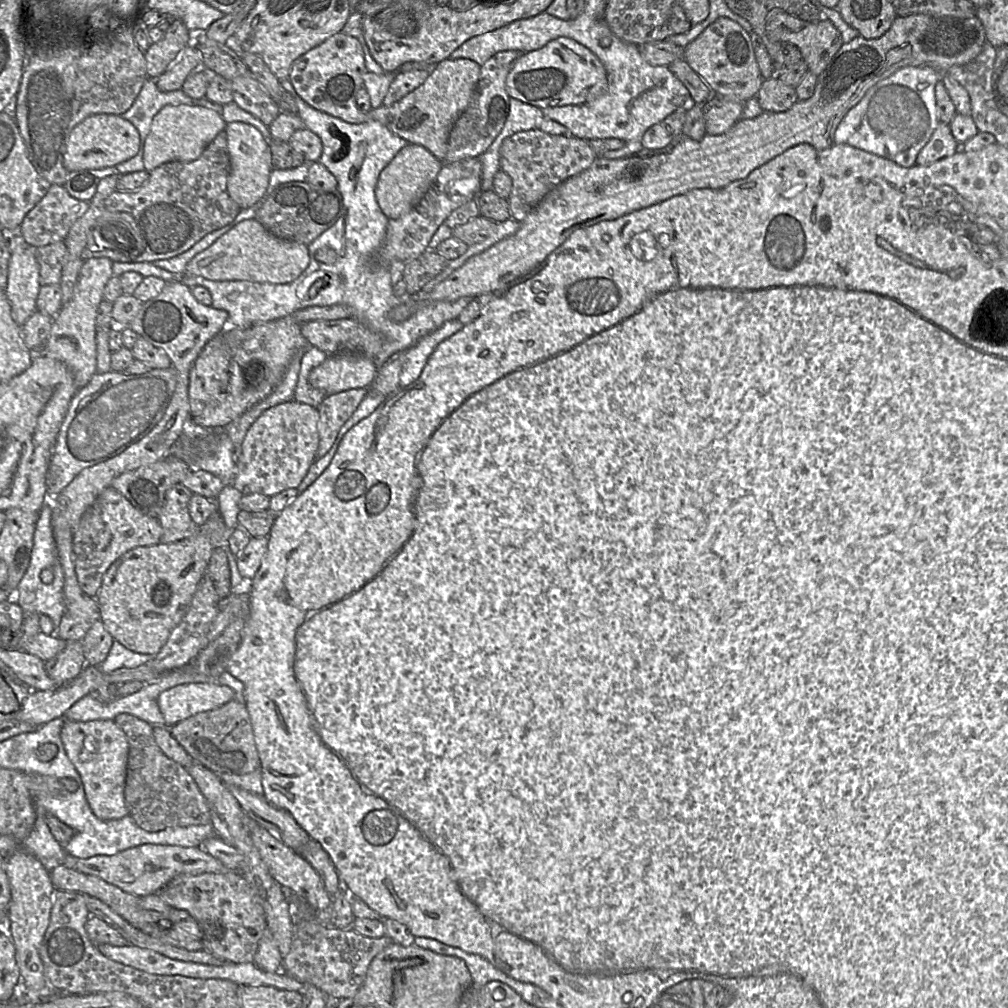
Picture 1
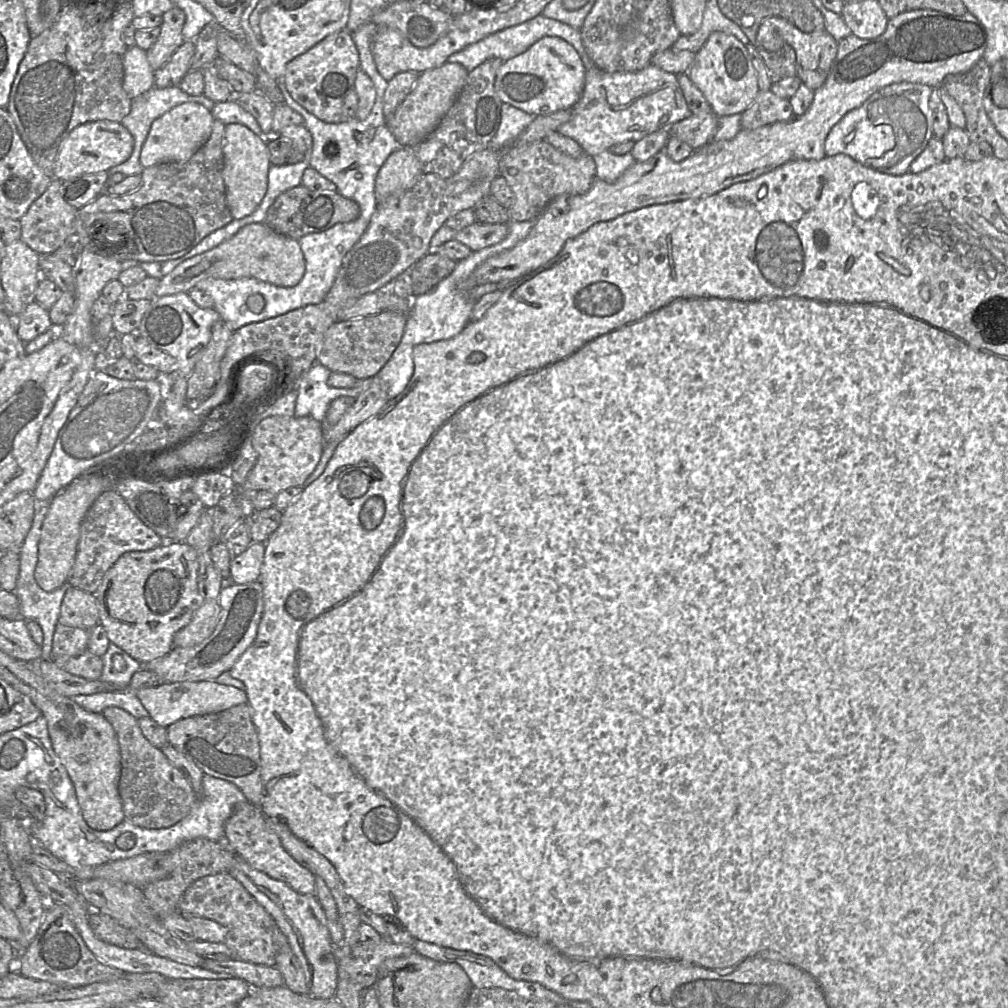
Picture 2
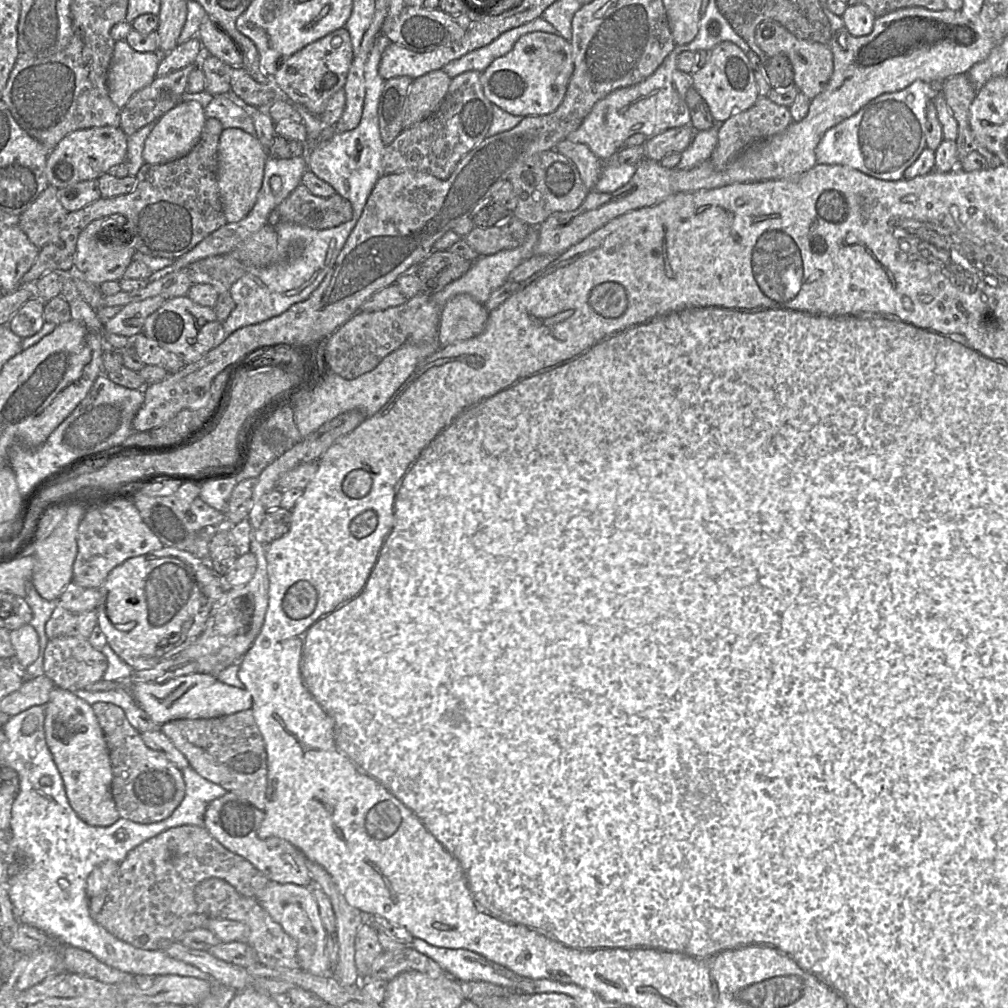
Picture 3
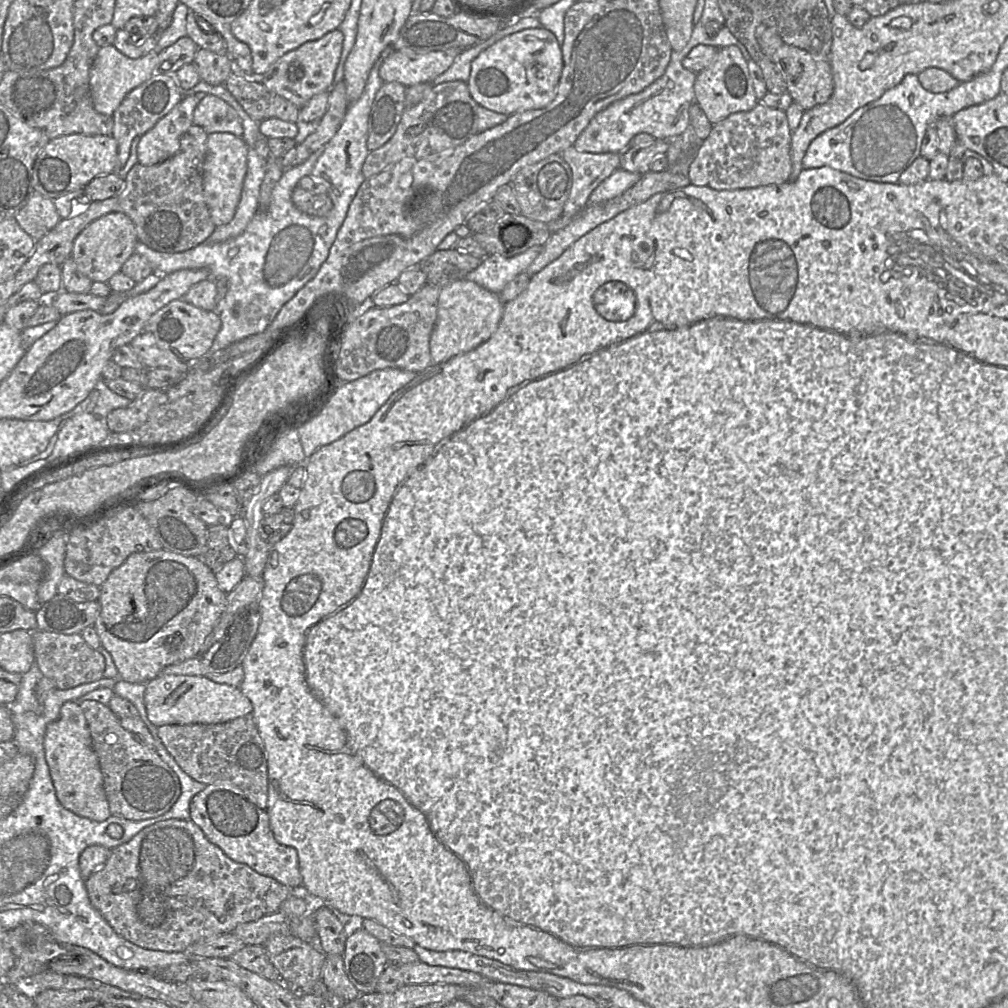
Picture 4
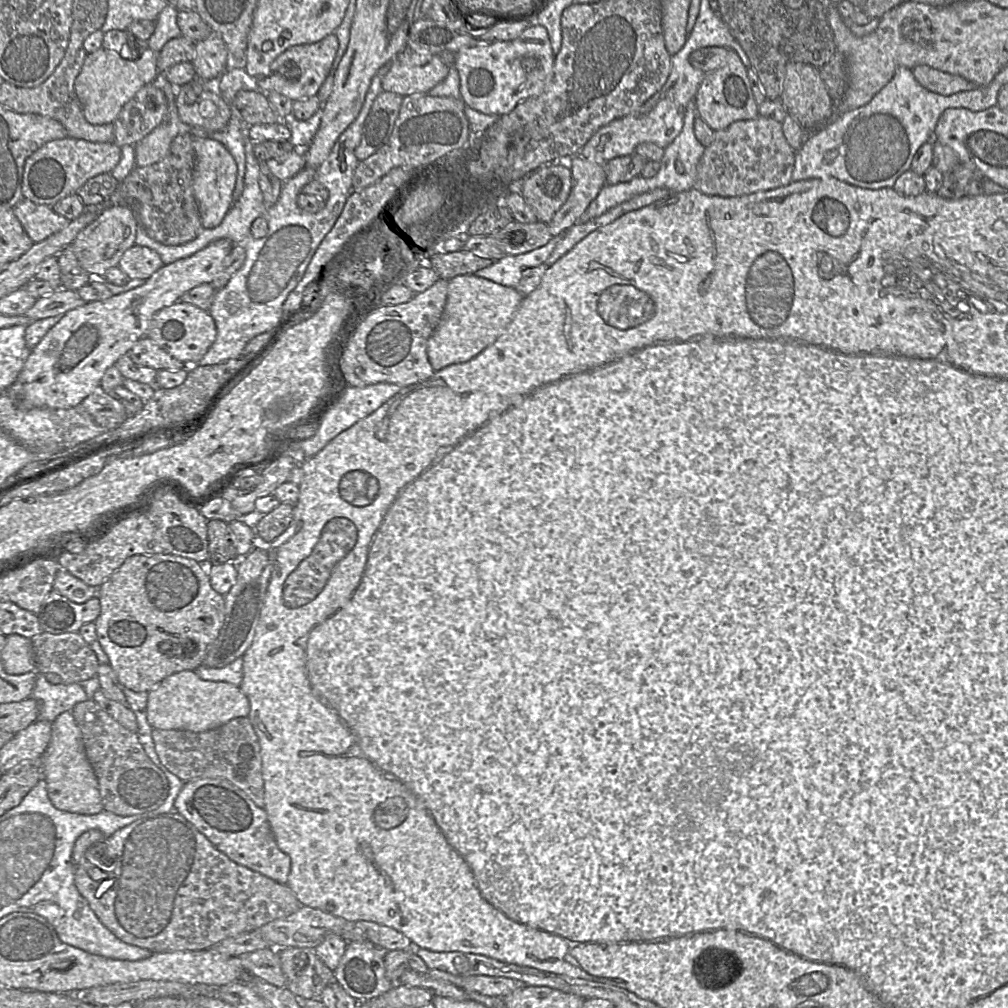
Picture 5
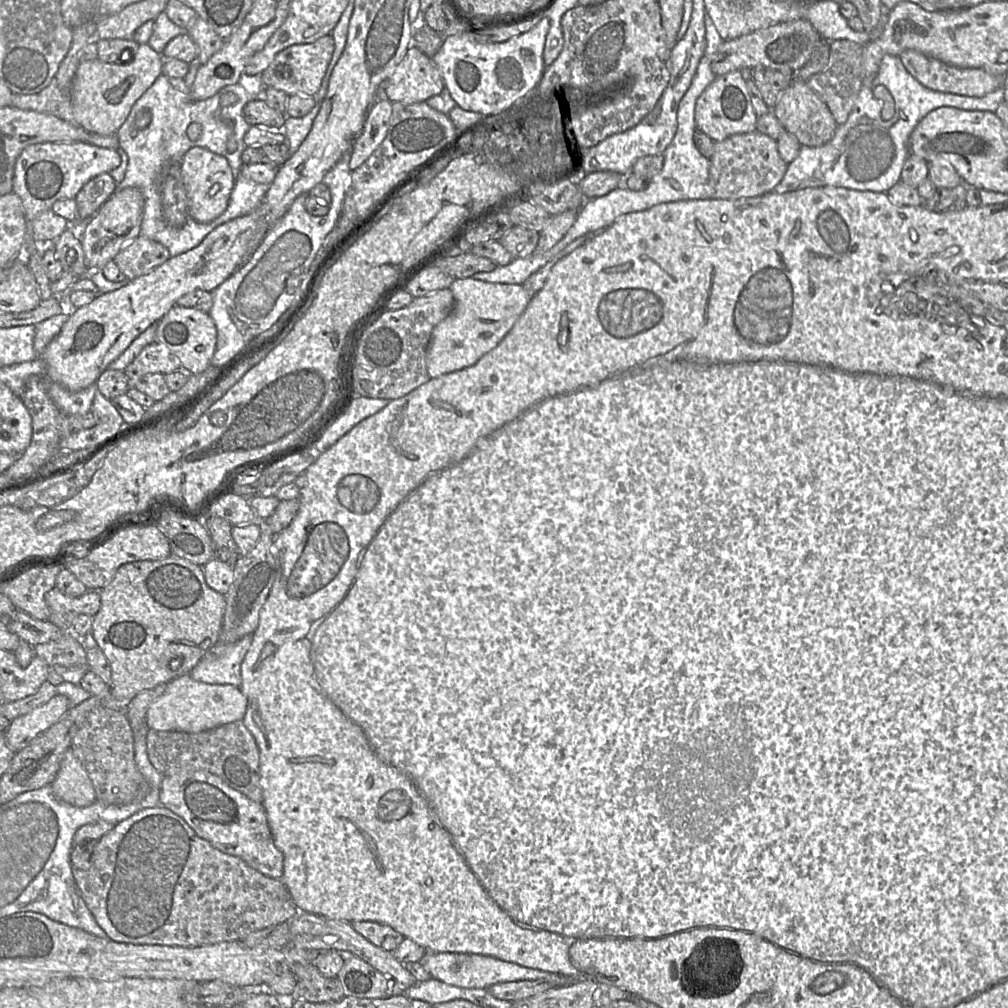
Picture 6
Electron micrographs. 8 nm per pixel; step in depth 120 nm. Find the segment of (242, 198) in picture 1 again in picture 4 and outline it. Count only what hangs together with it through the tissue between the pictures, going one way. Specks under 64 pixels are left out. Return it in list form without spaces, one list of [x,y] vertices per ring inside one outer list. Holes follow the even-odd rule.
[[[228,132],[208,135],[203,166],[203,190],[211,219],[216,227],[228,224],[235,215],[247,172],[248,151],[249,147],[242,137]]]

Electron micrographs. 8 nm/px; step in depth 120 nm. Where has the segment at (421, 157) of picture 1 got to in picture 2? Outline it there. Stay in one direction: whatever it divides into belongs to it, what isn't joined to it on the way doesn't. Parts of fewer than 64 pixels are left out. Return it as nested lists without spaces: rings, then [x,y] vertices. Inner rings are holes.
[[[399,147],[384,162],[375,180],[377,202],[411,188],[424,174],[413,147]]]

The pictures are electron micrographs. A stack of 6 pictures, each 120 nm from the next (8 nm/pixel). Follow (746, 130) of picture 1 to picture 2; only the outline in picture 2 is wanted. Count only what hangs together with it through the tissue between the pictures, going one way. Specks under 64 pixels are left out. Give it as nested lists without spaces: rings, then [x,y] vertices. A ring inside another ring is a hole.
[[[932,9],[912,10],[889,19],[885,31],[877,38],[861,39],[851,34],[838,42],[838,52],[826,81],[814,91],[813,101],[803,115],[793,115],[788,121],[775,122],[753,130],[741,129],[732,139],[710,141],[695,149],[681,162],[671,160],[663,148],[648,160],[635,162],[614,183],[595,179],[584,194],[558,196],[534,220],[533,228],[523,240],[514,247],[491,256],[472,272],[465,280],[465,290],[486,283],[521,278],[553,259],[568,239],[578,236],[595,223],[612,220],[650,205],[709,196],[733,184],[752,180],[789,161],[821,160],[825,157],[824,143],[832,127],[845,114],[860,107],[872,94],[900,82],[924,84],[936,89],[948,76],[970,70],[982,58],[986,46],[987,36],[982,24],[968,11],[963,15],[950,15]]]

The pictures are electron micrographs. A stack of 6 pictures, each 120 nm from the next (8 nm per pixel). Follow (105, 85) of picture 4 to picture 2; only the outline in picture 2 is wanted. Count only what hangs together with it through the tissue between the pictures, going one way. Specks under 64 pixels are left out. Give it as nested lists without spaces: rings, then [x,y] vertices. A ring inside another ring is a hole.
[[[128,47],[123,57],[123,89],[130,99],[147,92],[154,85],[154,72],[146,51]]]

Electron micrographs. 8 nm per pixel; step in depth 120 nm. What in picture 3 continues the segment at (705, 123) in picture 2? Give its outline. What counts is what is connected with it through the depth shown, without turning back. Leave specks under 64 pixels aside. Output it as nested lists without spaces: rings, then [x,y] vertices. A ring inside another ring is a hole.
[[[690,126],[668,129],[643,143],[644,160],[659,162],[673,152],[683,152],[692,142],[695,130]]]

